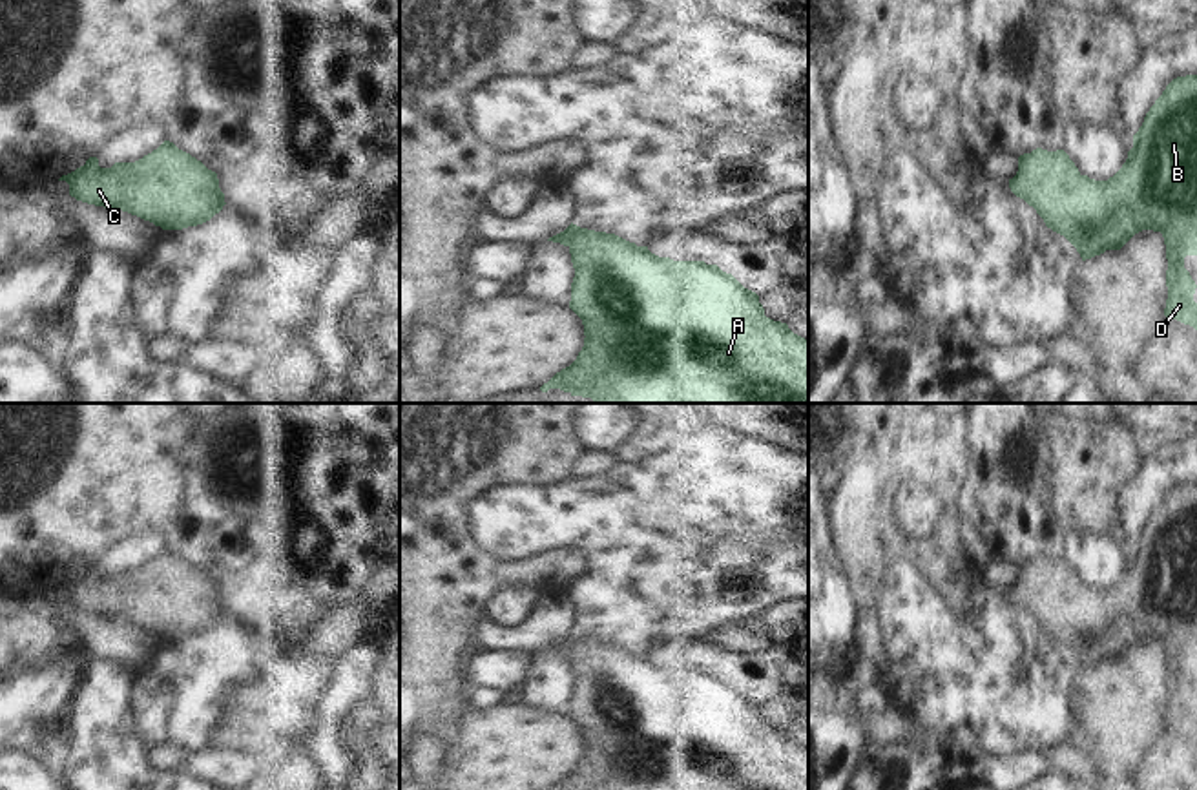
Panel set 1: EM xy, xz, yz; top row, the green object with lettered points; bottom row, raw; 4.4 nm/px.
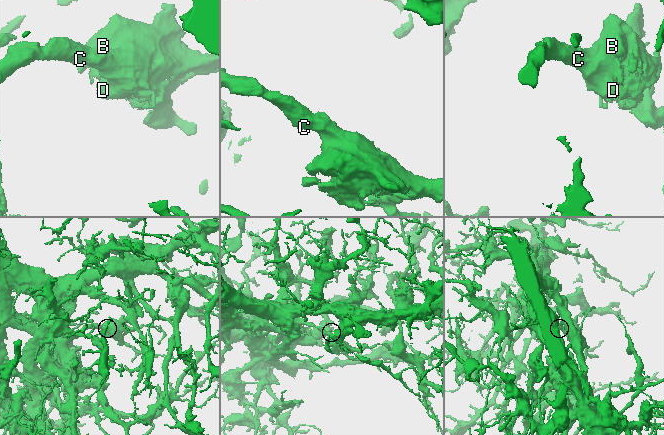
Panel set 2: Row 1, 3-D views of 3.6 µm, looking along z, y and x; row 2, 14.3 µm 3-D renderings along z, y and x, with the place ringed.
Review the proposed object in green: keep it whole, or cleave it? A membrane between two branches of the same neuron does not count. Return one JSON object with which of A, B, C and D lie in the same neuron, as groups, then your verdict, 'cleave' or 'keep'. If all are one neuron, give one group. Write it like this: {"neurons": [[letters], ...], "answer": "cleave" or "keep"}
{"neurons": [["A", "B", "C", "D"]], "answer": "keep"}

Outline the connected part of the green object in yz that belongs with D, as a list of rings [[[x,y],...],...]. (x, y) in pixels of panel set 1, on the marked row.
[[[1197,75],[1177,77],[1166,86],[1133,135],[1126,162],[1108,181],[1082,175],[1064,150],[1036,148],[1018,157],[1009,188],[1036,210],[1047,228],[1064,235],[1082,261],[1120,250],[1142,230],[1161,232],[1168,259],[1164,316],[1197,330],[1197,285],[1184,268],[1184,257],[1197,255]]]

